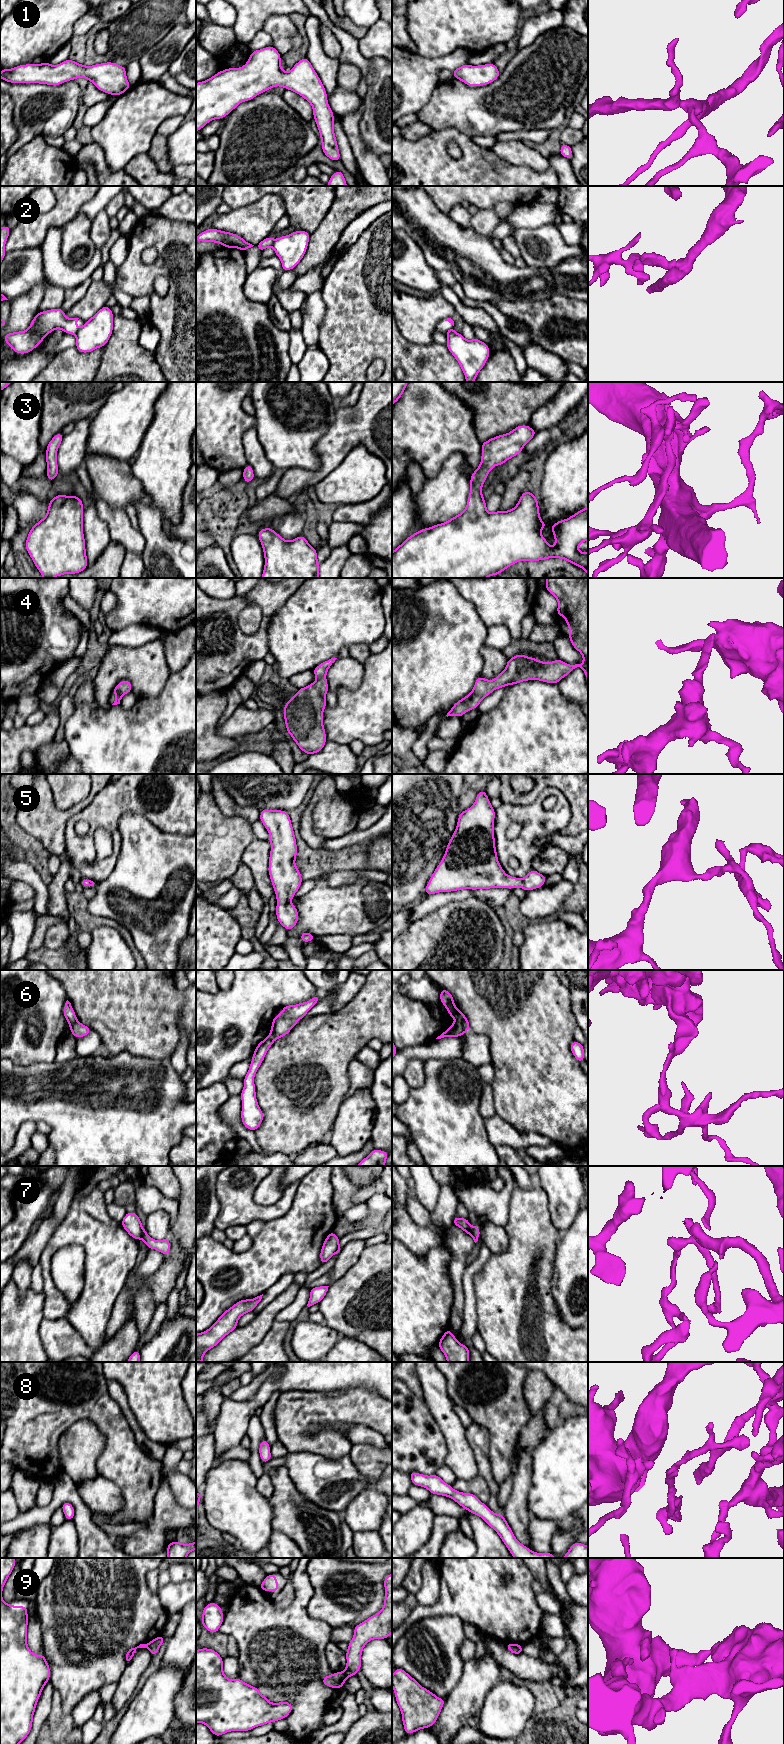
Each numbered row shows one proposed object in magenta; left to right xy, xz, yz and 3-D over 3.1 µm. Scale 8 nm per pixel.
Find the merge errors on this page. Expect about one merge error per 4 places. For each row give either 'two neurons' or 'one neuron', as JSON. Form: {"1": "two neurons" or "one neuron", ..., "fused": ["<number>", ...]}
{"1": "one neuron", "2": "two neurons", "3": "one neuron", "4": "one neuron", "5": "one neuron", "6": "two neurons", "7": "two neurons", "8": "one neuron", "9": "two neurons", "fused": ["2", "6", "7", "9"]}

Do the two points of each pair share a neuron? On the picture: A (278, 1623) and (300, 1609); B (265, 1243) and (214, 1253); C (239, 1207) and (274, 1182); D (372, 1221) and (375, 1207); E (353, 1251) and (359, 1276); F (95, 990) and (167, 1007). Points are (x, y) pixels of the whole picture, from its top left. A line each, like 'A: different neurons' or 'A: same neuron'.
A: same neuron
B: same neuron
C: different neurons
D: same neuron
E: different neurons
F: same neuron

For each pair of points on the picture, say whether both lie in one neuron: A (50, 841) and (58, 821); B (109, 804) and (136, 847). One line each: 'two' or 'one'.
A: one
B: two

